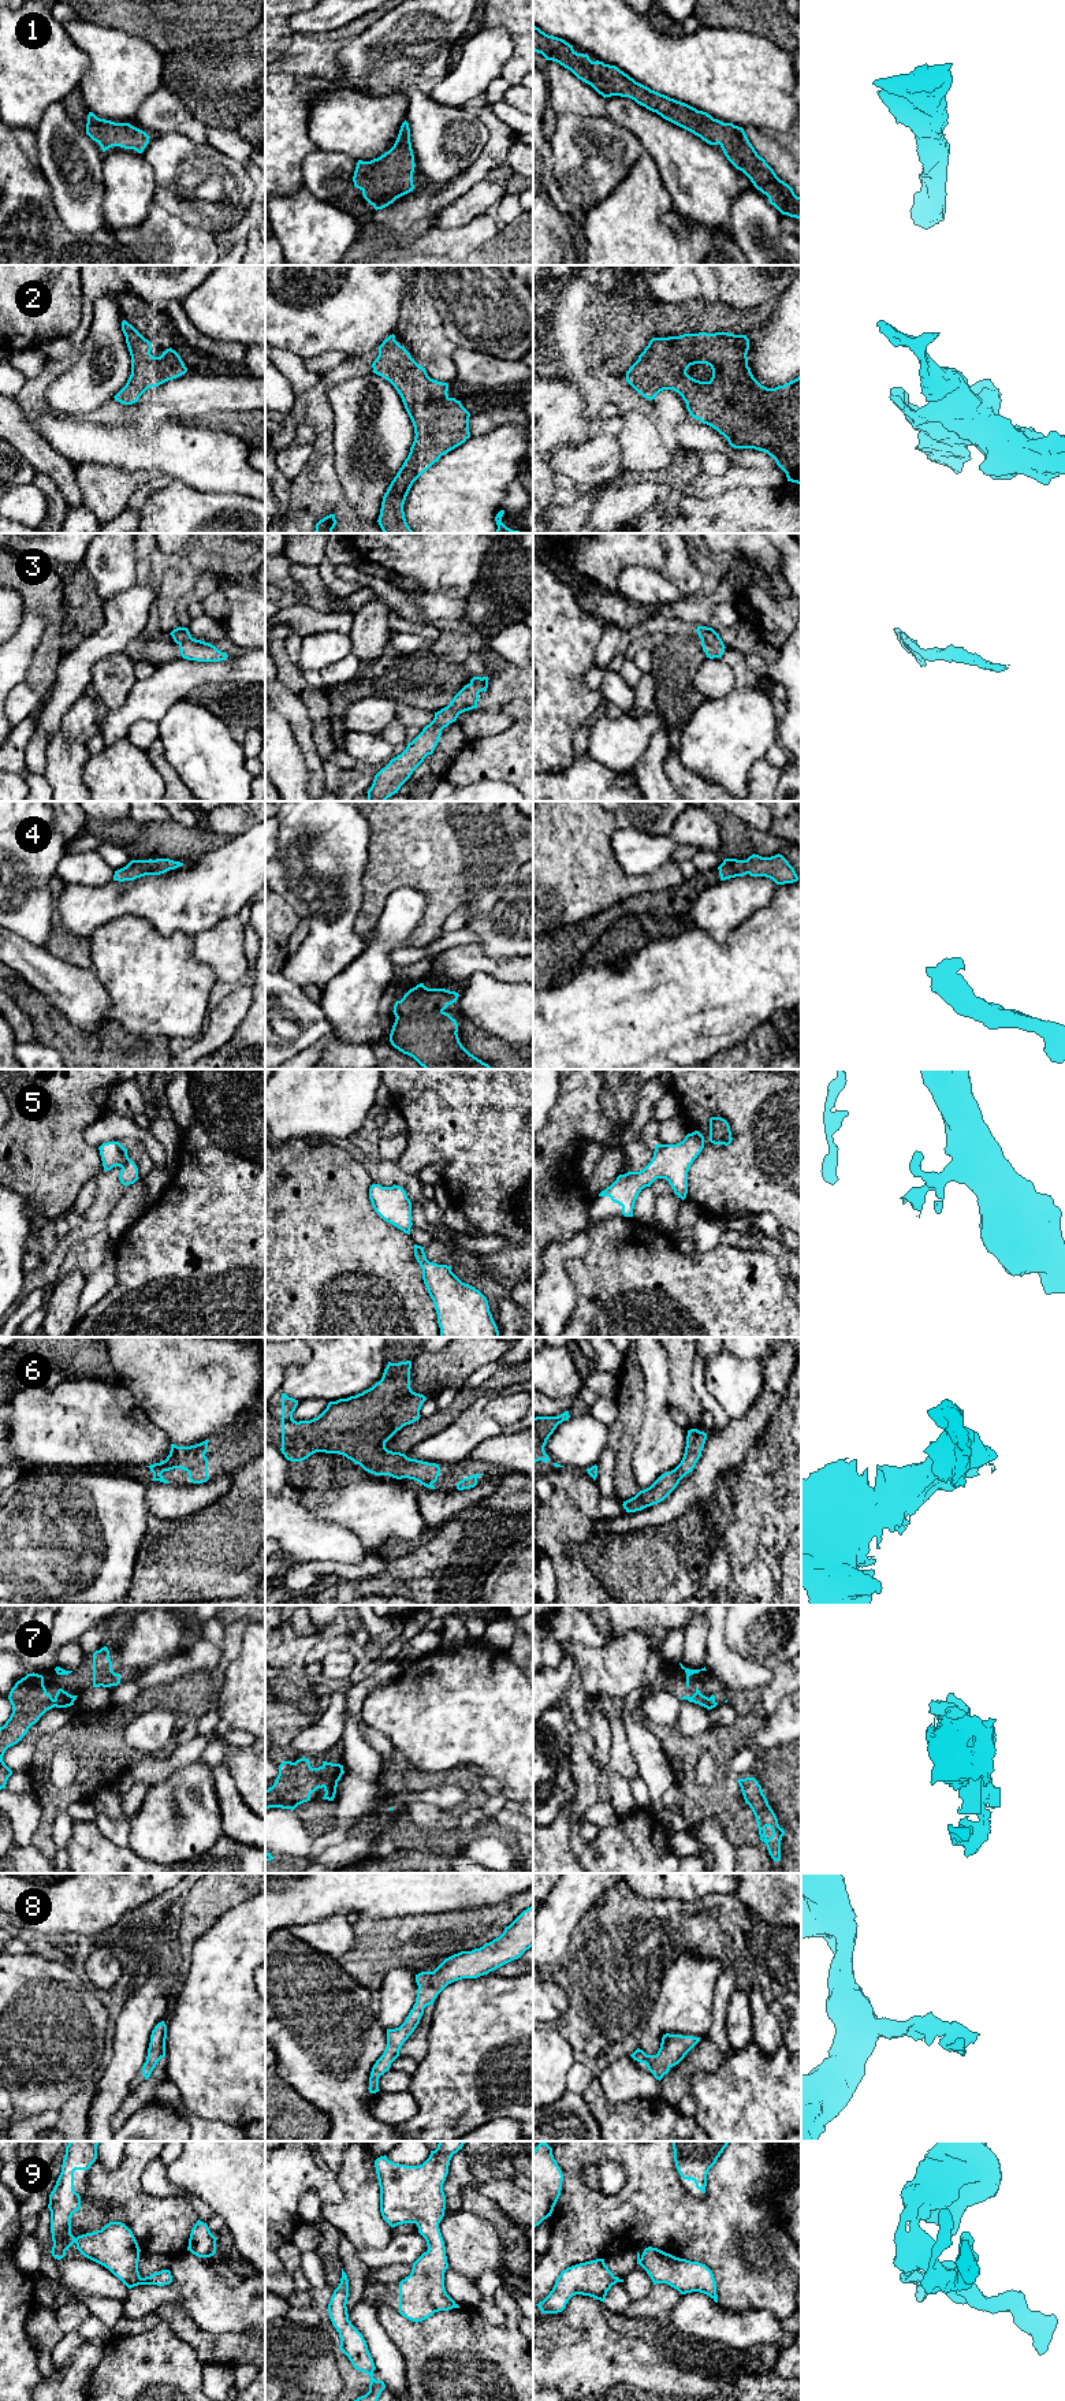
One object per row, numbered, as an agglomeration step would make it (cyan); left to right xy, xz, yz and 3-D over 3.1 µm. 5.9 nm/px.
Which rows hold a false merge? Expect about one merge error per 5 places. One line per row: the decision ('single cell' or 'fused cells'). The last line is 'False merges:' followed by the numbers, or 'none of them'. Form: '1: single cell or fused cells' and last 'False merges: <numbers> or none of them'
1: single cell
2: single cell
3: single cell
4: single cell
5: single cell
6: single cell
7: single cell
8: single cell
9: single cell
False merges: none of them

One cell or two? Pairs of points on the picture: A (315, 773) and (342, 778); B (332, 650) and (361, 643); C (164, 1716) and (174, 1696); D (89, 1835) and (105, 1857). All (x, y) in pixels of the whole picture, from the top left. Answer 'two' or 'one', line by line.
A: two
B: two
C: two
D: one

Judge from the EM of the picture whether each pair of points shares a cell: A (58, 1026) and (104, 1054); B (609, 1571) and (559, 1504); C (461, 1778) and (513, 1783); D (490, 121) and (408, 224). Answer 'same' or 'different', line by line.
A: same
B: different
C: different
D: same

